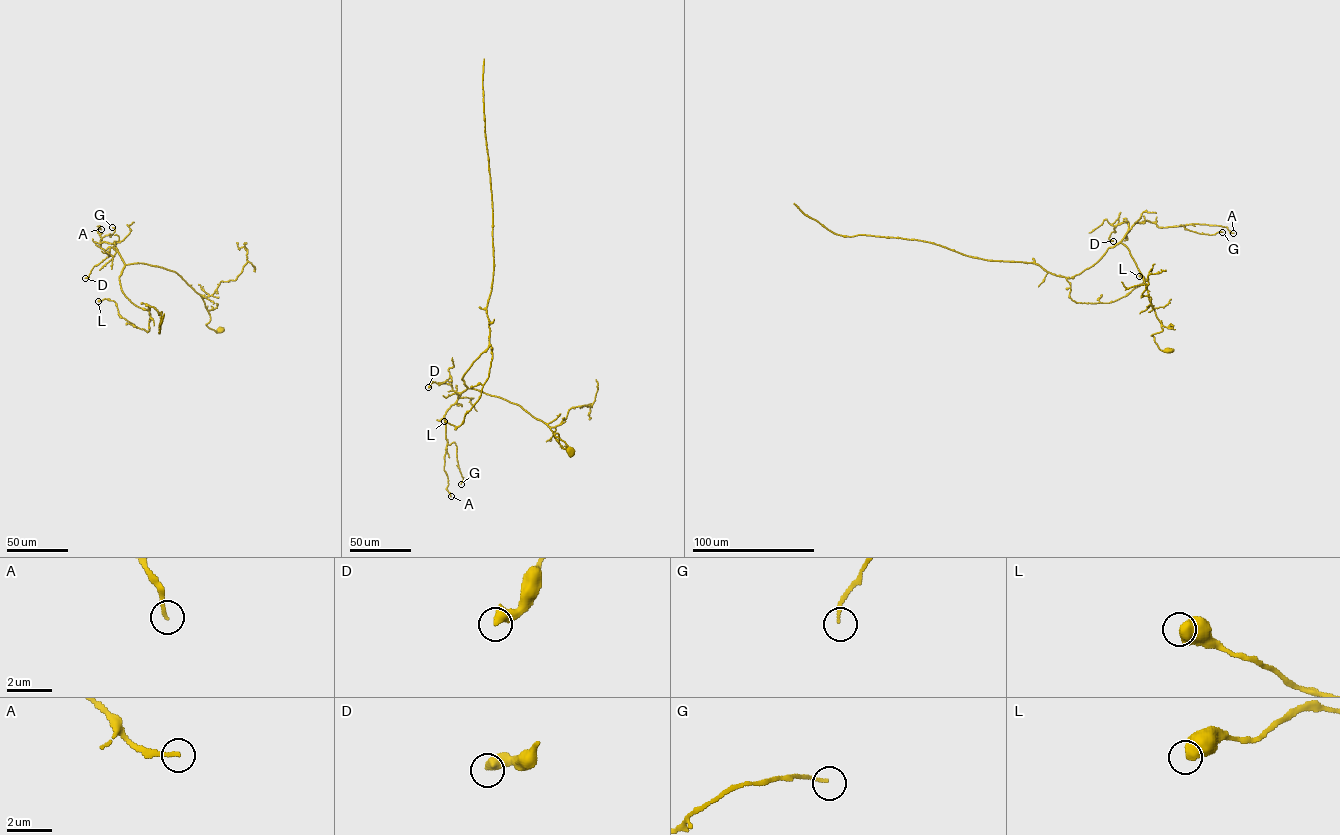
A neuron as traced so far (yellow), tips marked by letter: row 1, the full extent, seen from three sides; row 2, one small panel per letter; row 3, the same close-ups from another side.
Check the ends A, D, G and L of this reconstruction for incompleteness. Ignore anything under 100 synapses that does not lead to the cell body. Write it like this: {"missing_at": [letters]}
{"missing_at": []}

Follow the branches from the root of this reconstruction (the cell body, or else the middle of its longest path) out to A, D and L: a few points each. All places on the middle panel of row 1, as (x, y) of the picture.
A: (569, 451), (558, 434), (558, 441), (548, 426), (519, 405), (467, 388), (444, 416), (444, 470), (451, 496)
D: (569, 451), (558, 434), (558, 441), (518, 405), (472, 389), (455, 392), (446, 380), (428, 387)
L: (569, 451), (519, 405), (465, 385), (489, 344), (480, 397), (460, 425), (444, 421)

